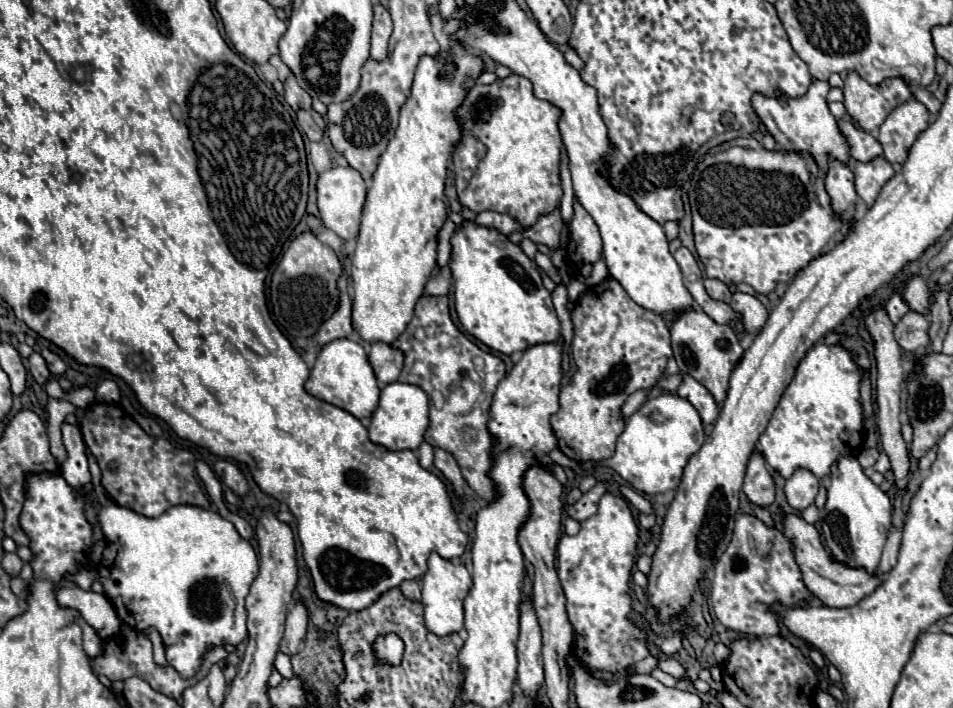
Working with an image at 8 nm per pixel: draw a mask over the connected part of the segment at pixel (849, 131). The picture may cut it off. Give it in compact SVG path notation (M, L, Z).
M838 121L838 125L840 125L840 131L846 135L850 147L852 147L852 157L856 161L868 163L868 161L874 161L878 157L884 157L884 151L882 151L882 147L874 135L862 131L854 123Z

